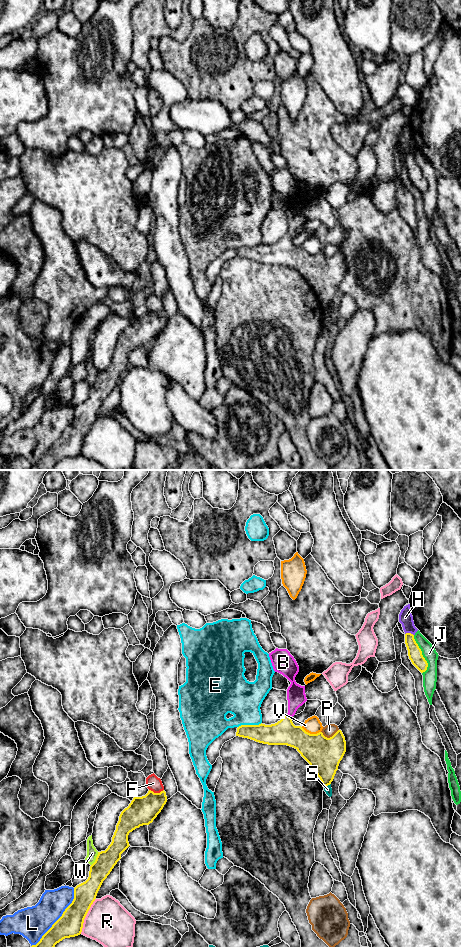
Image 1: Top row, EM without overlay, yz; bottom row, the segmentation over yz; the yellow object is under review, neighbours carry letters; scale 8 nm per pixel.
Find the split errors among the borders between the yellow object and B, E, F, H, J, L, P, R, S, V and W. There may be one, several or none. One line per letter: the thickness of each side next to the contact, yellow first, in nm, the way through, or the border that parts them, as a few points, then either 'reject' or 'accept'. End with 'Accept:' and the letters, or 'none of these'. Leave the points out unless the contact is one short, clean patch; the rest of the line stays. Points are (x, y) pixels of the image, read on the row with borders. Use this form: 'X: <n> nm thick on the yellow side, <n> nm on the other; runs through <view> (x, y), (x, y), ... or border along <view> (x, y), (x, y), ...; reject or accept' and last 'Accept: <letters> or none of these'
B: 200 nm thick on the yellow side, 150 nm on the other; runs through yz (284, 732), (288, 716), (296, 696); accept
E: 180 nm thick on the yellow side, 300 nm on the other; reject
F: 220 nm thick on the yellow side, 120 nm on the other; border along yz (149, 789), (154, 792), (163, 790); reject
H: 110 nm thick on the yellow side, 110 nm on the other; border along yz (405, 633), (413, 635); reject
J: 110 nm thick on the yellow side, 110 nm on the other; reject
L: 200 nm thick on the yellow side, 260 nm on the other; reject
P: 280 nm thick on the yellow side, 100 nm on the other; reject
R: 200 nm thick on the yellow side, 360 nm on the other; border along yz (95, 898), (84, 919), (80, 933); reject
S: 280 nm thick on the yellow side, 60 nm on the other; reject
V: 280 nm thick on the yellow side, 140 nm on the other; border along yz (301, 727), (310, 733), (320, 732); reject
W: 160 nm thick on the yellow side, 90 nm on the other; border along yz (98, 852), (95, 861), (91, 865); reject
Accept: B

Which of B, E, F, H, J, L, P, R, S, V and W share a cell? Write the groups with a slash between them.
B / E / F / H / J / L / P / R / S / V / W

